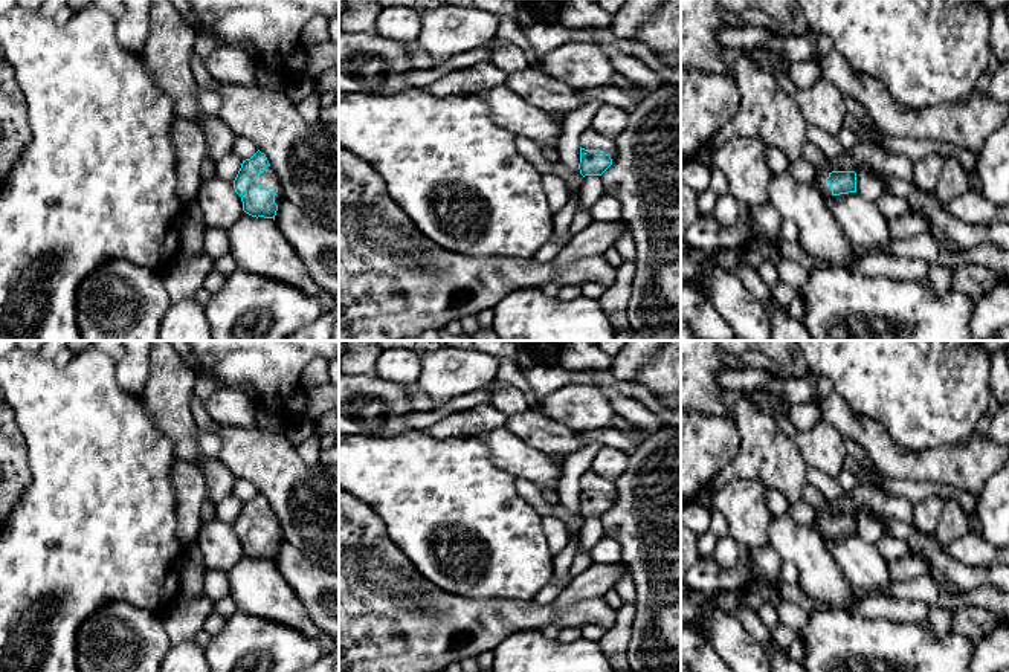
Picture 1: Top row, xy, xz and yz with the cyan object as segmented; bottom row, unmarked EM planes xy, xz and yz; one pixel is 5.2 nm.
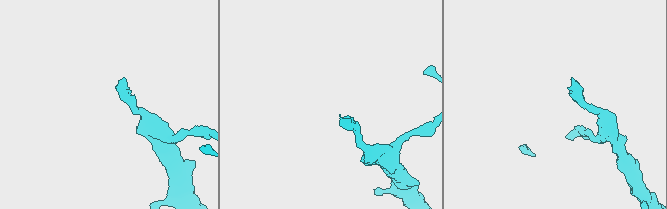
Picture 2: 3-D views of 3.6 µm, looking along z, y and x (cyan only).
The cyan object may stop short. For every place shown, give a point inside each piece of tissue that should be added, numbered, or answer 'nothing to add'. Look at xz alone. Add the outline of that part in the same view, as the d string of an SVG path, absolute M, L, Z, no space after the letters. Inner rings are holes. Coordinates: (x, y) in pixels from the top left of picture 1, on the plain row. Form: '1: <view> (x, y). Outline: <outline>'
1: xz (589, 481). Outline: M592 469L585 472L579 478L580 489L585 492L600 492L611 498L614 502L617 499L617 487L614 481L604 480L601 475L595 473Z

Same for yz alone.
1: yz (811, 494). Outline: M806 484L801 493L801 499L815 509L817 518L812 527L821 535L821 538L832 538L830 527L826 524L829 513L826 510L827 499L812 484Z

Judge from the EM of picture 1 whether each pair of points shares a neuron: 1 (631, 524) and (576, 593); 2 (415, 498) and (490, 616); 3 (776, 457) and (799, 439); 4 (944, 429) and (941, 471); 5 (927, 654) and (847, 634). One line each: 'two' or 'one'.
1: two
2: two
3: two
4: two
5: one

